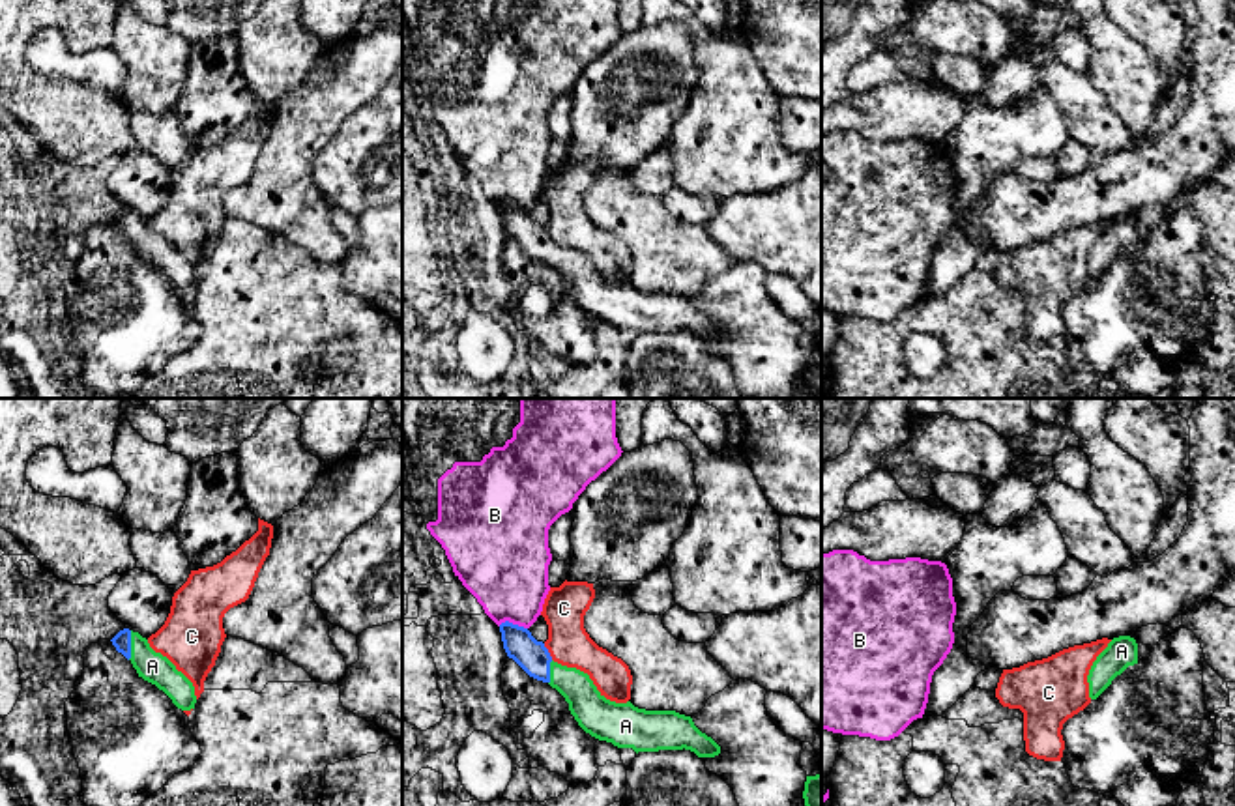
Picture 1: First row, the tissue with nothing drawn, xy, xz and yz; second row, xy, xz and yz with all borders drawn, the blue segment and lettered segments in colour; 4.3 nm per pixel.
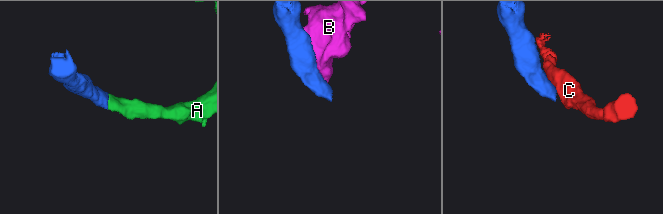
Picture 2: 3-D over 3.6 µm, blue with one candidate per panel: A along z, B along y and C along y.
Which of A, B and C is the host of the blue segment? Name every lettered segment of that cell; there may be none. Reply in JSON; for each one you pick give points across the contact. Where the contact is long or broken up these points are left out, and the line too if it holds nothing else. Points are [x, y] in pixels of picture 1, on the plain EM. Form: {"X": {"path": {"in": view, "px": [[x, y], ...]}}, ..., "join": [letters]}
{"join": ["A"]}

